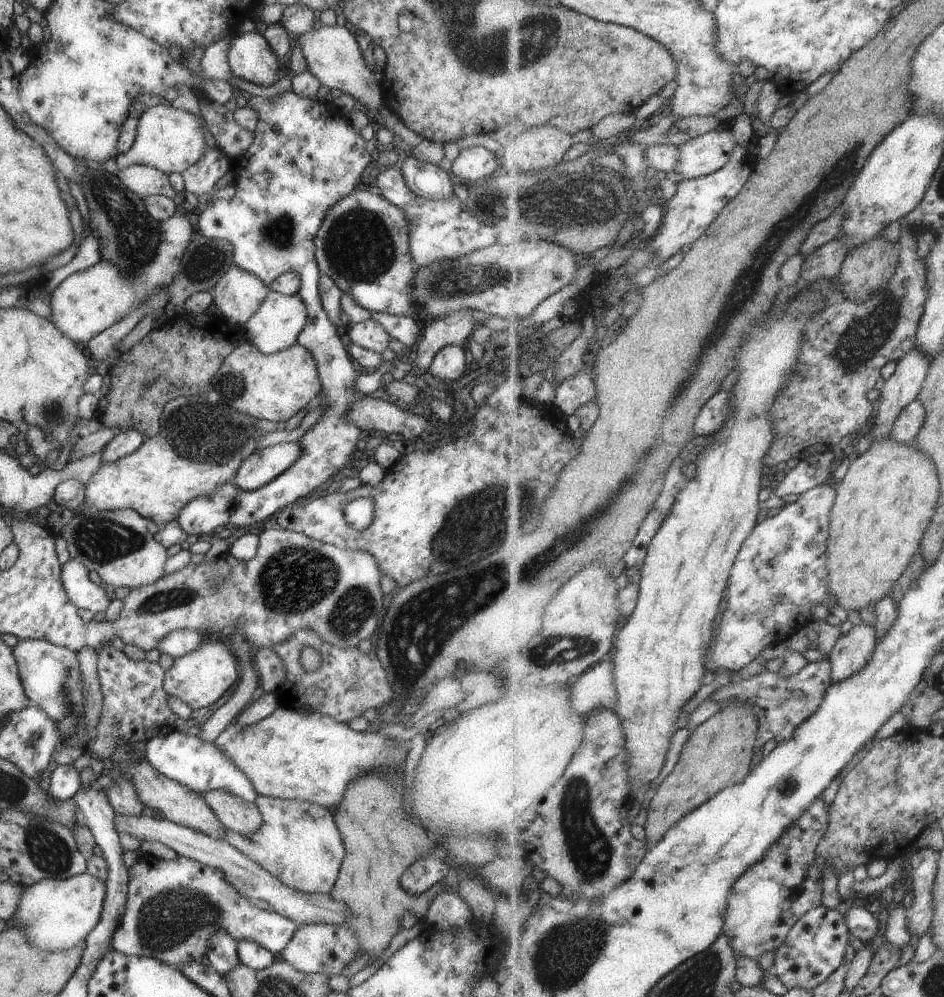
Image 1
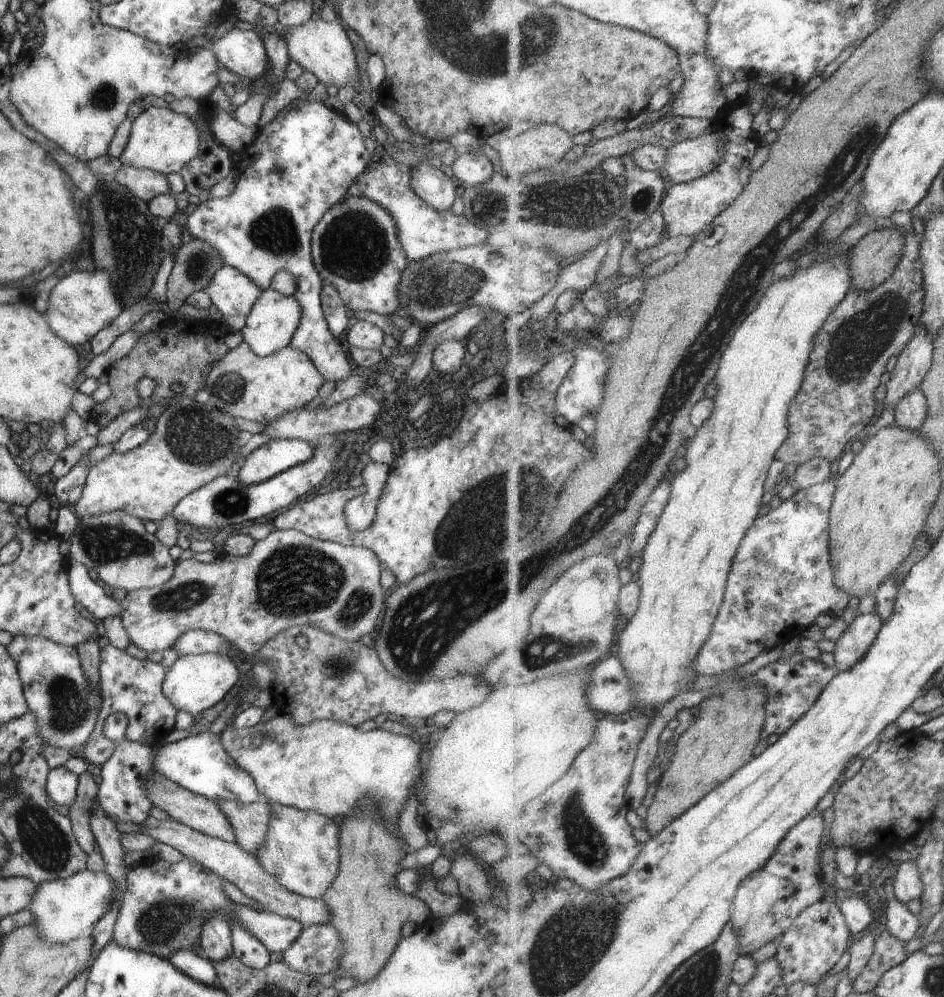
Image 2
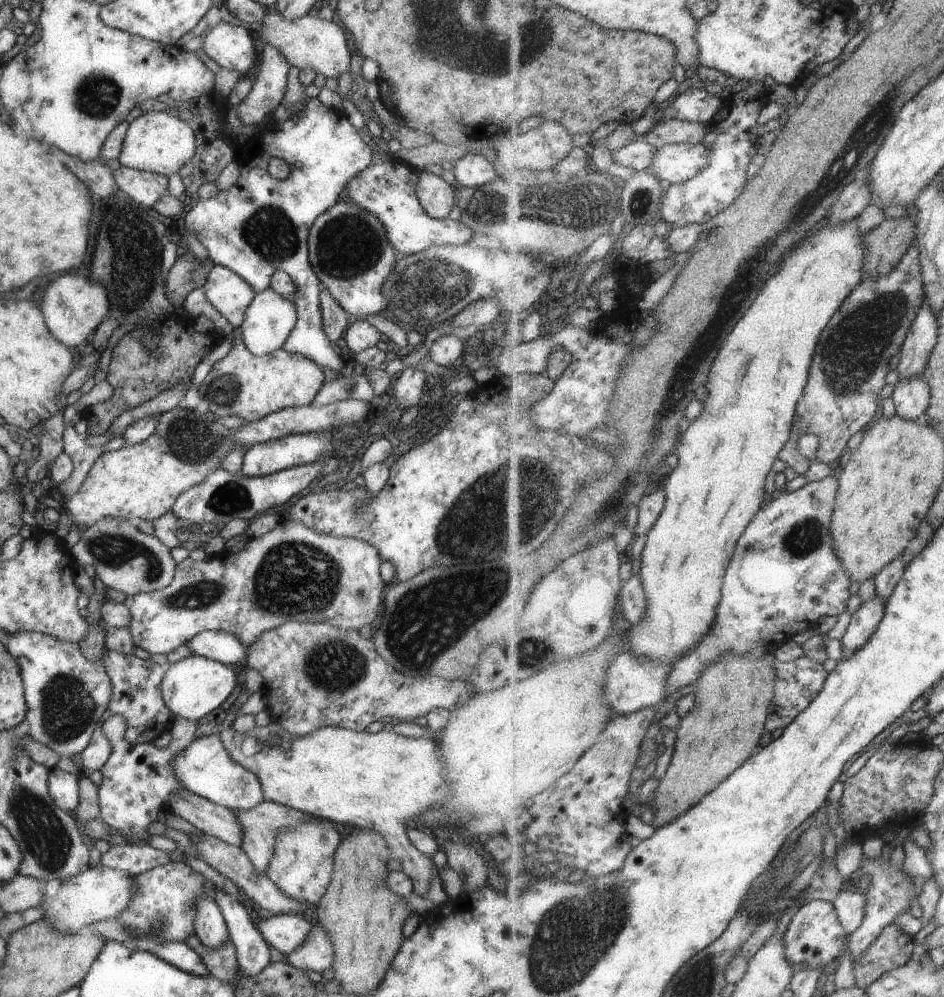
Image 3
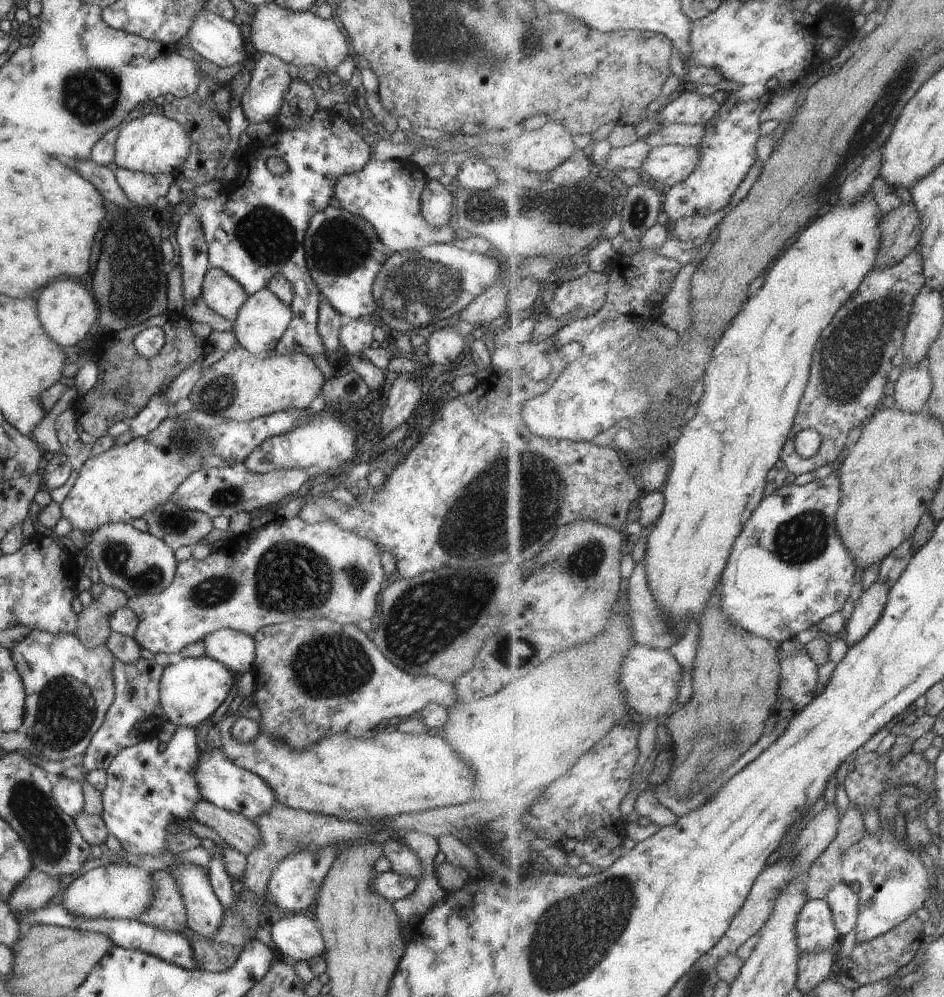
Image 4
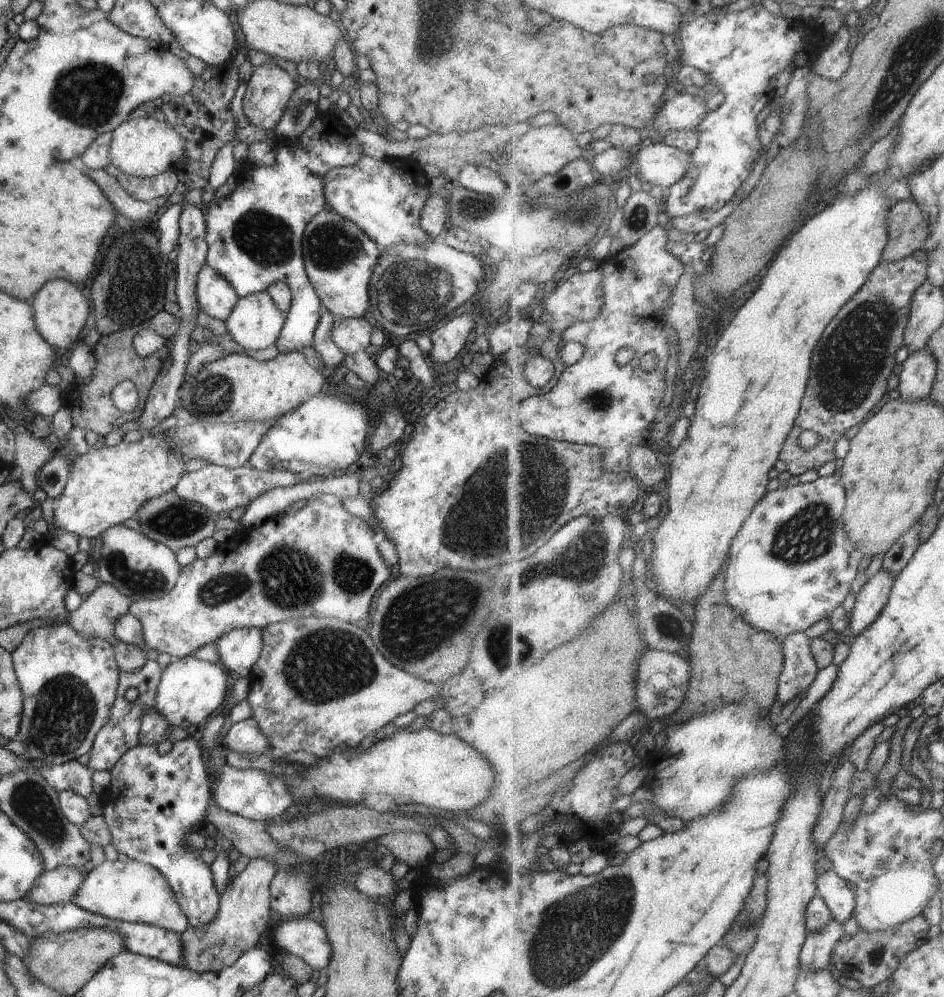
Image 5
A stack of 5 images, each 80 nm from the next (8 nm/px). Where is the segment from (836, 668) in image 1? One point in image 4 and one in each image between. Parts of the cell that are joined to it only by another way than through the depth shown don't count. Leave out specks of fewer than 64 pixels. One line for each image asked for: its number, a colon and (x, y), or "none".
2: (852, 645)
3: (863, 624)
4: (868, 610)

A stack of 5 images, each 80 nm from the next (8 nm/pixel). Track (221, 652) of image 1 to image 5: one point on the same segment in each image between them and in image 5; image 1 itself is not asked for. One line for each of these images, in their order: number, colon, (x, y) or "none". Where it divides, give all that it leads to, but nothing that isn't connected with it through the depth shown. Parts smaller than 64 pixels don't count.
2: (192, 683)
3: (193, 686)
4: (189, 690)
5: (189, 690)

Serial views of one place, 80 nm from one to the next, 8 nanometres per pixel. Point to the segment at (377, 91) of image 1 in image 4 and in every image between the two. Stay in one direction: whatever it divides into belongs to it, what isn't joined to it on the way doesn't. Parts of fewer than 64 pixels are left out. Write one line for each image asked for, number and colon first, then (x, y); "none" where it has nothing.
2: (322, 48)
3: (307, 42)
4: (299, 38)

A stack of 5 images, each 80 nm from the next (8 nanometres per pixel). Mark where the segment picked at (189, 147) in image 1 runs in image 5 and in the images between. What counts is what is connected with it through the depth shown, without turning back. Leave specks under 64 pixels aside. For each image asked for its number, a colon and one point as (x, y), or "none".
2: (161, 140)
3: (157, 141)
4: (152, 144)
5: (143, 147)

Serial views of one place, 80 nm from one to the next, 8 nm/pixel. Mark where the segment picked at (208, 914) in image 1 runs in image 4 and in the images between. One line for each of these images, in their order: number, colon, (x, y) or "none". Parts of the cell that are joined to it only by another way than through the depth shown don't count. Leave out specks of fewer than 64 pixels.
2: (164, 905)
3: (161, 907)
4: (296, 937)

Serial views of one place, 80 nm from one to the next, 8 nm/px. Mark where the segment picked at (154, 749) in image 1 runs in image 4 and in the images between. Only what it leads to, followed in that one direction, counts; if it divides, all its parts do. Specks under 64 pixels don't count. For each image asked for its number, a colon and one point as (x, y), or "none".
2: (199, 763)
3: (203, 767)
4: (219, 781)

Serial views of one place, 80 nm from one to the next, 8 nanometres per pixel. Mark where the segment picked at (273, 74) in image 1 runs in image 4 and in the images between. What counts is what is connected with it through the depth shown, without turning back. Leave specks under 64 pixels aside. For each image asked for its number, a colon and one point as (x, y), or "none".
2: (242, 52)
3: (231, 47)
4: (215, 39)

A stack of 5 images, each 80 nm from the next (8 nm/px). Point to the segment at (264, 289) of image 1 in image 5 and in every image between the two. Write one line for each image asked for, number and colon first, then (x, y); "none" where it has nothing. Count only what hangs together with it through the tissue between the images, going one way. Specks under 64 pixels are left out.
2: (233, 294)
3: (229, 294)
4: (221, 293)
5: (215, 297)

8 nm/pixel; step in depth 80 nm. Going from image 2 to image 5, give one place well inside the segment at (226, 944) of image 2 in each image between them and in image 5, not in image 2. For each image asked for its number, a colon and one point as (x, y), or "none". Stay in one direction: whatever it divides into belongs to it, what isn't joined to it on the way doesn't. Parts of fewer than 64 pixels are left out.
3: (209, 926)
4: (204, 914)
5: (154, 801)

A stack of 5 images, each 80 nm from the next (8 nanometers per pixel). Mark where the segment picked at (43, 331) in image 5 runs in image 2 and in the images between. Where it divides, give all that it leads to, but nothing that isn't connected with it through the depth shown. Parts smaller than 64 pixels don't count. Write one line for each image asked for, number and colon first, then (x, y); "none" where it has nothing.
2: (81, 303)
3: (72, 307)
4: (66, 311)

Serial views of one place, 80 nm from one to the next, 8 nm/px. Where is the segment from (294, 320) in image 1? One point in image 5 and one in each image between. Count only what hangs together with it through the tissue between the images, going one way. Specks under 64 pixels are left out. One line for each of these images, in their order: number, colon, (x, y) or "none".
2: (273, 319)
3: (268, 319)
4: (261, 319)
5: (254, 323)

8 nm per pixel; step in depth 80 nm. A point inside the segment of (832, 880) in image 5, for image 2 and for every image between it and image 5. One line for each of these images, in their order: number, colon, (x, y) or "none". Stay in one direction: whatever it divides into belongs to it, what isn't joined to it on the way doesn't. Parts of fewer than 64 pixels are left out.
2: (859, 917)
3: (851, 906)
4: (845, 902)

